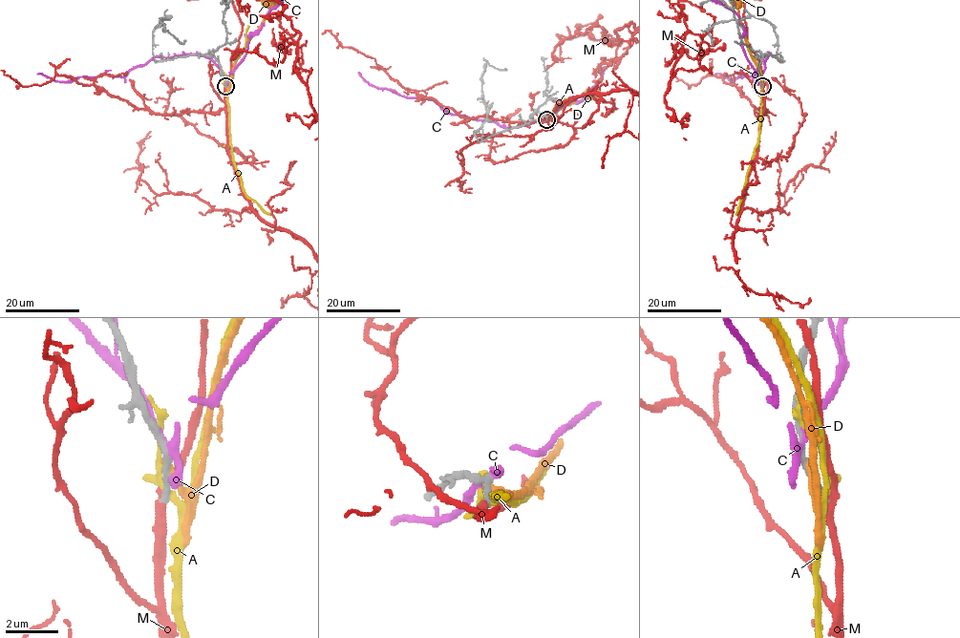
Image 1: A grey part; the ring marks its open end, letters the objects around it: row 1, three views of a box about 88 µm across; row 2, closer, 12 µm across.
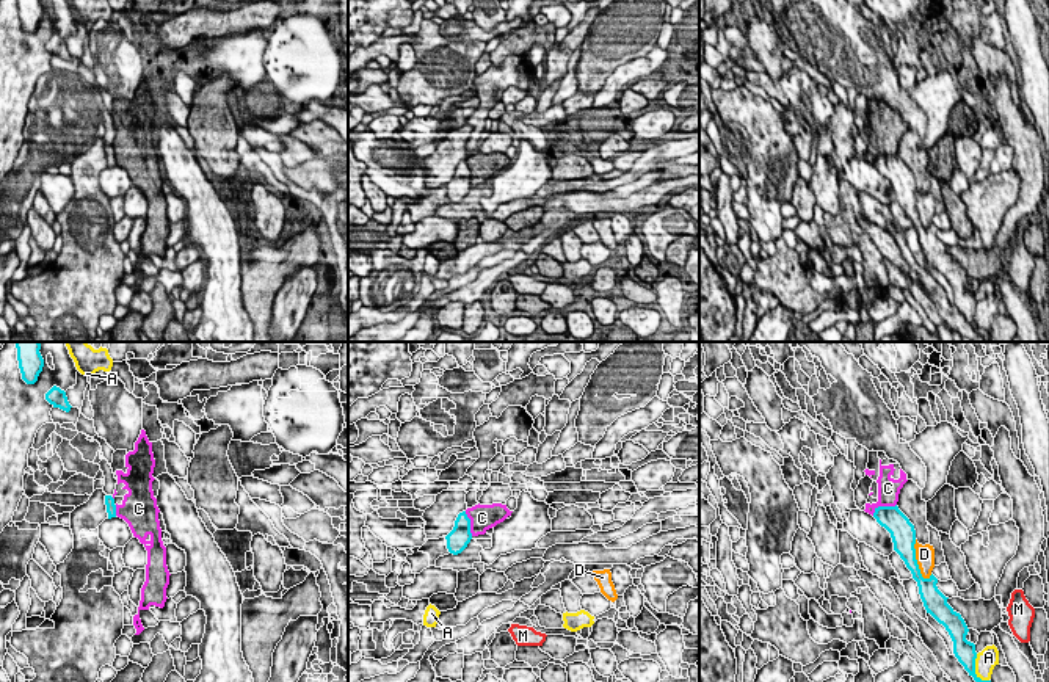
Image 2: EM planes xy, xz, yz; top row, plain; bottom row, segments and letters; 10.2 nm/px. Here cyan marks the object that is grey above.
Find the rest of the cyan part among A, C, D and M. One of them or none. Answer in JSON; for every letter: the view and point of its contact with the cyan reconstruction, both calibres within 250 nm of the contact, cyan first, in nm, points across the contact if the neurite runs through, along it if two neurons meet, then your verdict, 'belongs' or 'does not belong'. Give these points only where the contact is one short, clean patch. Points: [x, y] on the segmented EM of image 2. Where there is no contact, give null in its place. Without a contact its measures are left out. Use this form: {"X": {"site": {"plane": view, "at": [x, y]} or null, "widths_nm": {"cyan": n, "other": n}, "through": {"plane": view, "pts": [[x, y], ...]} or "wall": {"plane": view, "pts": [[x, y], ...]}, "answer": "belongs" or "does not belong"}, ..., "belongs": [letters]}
{"A": {"site": {"plane": "yz", "at": [974, 670]}, "widths_nm": {"cyan": 220, "other": 220}, "answer": "does not belong"}, "C": {"site": {"plane": "yz", "at": [883, 507]}, "widths_nm": {"cyan": 240, "other": 220}, "answer": "does not belong"}, "D": {"site": {"plane": "yz", "at": [916, 562]}, "widths_nm": {"cyan": 220, "other": 190}, "answer": "does not belong"}, "M": {"site": null, "answer": "belongs"}, "belongs": ["M"]}

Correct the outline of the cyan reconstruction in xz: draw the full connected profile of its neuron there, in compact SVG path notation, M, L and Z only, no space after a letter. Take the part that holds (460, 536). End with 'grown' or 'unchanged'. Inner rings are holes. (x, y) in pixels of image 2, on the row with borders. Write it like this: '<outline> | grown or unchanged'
M466 511L459 513L453 530L445 536L447 549L450 553L458 555L461 553L472 539L470 533L470 519L467 517Z | unchanged

